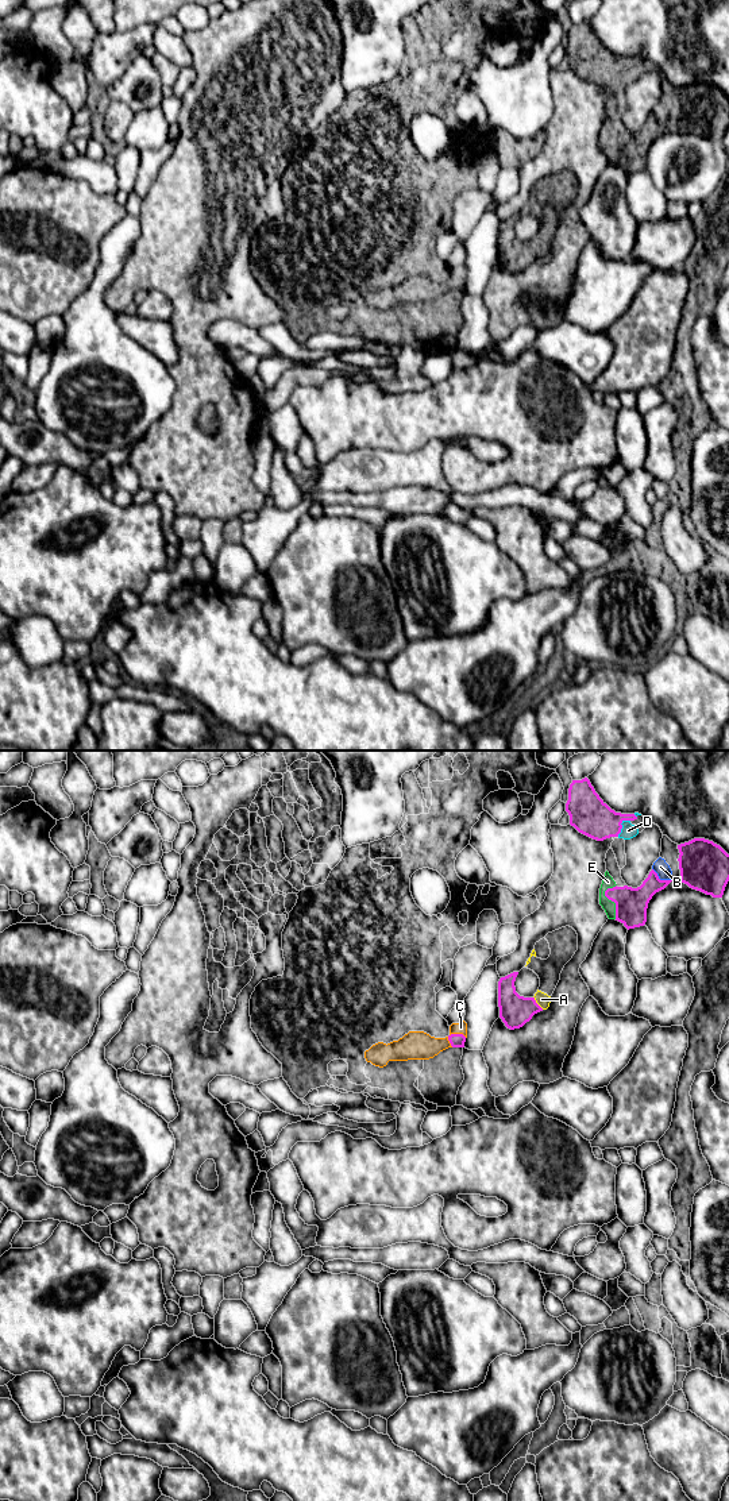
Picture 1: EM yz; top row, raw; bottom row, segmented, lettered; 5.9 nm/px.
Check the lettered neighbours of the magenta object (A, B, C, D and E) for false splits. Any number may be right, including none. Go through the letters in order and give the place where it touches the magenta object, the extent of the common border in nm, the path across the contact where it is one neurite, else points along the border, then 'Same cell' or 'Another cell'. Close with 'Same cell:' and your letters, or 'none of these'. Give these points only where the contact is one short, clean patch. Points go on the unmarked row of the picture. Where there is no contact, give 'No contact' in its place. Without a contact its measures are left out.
A: Touches magenta at yz (536, 247). Shared border 100 nm. Same cell
B: Touches magenta at yz (659, 123). Shared border 140 nm. Same cell
C: Touches magenta at yz (455, 278). Shared border 120 nm. Path across: yz (455, 284), (455, 278), (461, 271). Same cell
D: Touches magenta at yz (621, 70). Shared border 130 nm. Same cell
E: Touches magenta at yz (610, 143). Shared border 200 nm. Same cell
Same cell: A, B, C, D, E

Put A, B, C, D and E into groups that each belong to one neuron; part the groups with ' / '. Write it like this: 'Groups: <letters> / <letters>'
Groups: A B C D E

